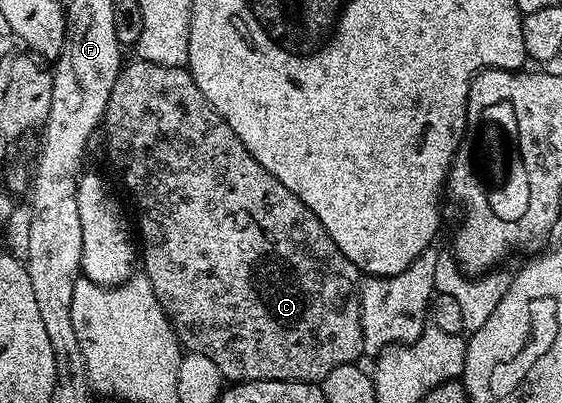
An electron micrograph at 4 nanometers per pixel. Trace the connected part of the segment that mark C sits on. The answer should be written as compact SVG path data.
M132 60L132 65L124 64L117 75L117 81L109 95L107 112L103 116L102 128L107 128L107 157L113 168L119 172L125 188L131 192L131 201L135 204L135 217L139 220L137 237L141 242L141 269L152 285L153 294L171 321L179 344L188 353L200 353L217 365L221 375L231 383L241 381L309 381L322 382L333 367L358 362L359 353L364 352L361 315L359 314L359 287L361 270L352 263L333 243L323 224L237 139L233 127L217 115L217 111L201 95L201 87L191 78L190 72L183 67L158 65L152 61Z

